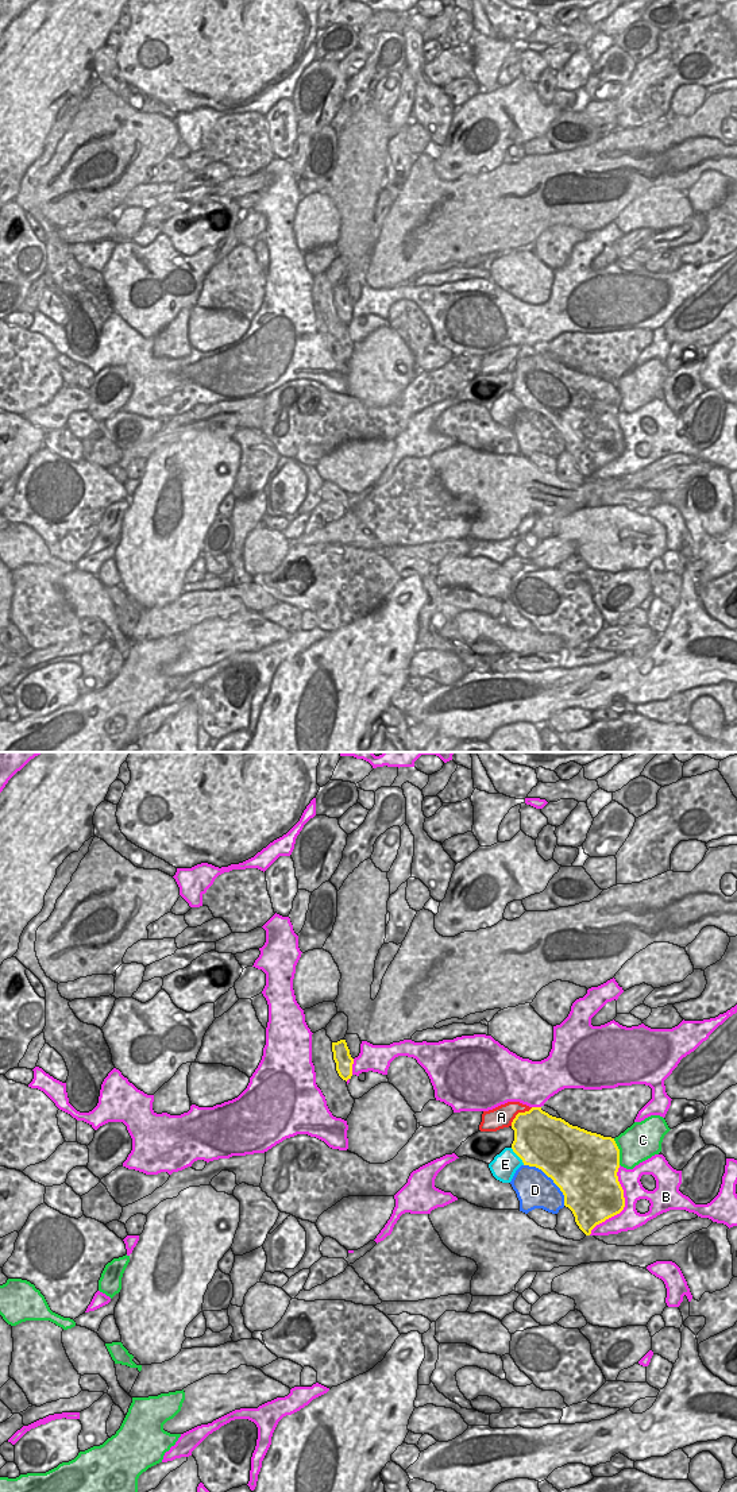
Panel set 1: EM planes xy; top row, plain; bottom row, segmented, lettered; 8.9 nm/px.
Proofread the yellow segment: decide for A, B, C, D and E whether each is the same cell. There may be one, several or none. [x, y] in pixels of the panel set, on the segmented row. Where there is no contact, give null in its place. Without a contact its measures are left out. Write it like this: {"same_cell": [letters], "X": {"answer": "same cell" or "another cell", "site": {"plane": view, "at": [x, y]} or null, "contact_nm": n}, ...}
{"same_cell": [], "A": {"answer": "another cell", "site": {"plane": "xy", "at": [519, 1113]}, "contact_nm": 260}, "B": {"answer": "another cell", "site": {"plane": "xy", "at": [624, 1205]}, "contact_nm": 700}, "C": {"answer": "another cell", "site": {"plane": "xy", "at": [618, 1152]}, "contact_nm": 240}, "D": {"answer": "another cell", "site": {"plane": "xy", "at": [551, 1178]}, "contact_nm": 500}, "E": {"answer": "another cell", "site": {"plane": "xy", "at": [517, 1155]}, "contact_nm": 200}}

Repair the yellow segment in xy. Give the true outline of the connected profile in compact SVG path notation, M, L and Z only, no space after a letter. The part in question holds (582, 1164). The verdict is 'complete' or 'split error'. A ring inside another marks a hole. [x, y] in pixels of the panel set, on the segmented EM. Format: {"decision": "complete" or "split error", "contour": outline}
{"decision": "complete", "contour": "M541 1107L518 1113L512 1129L513 1152L524 1165L536 1167L553 1180L586 1235L624 1210L614 1138L572 1126Z"}

